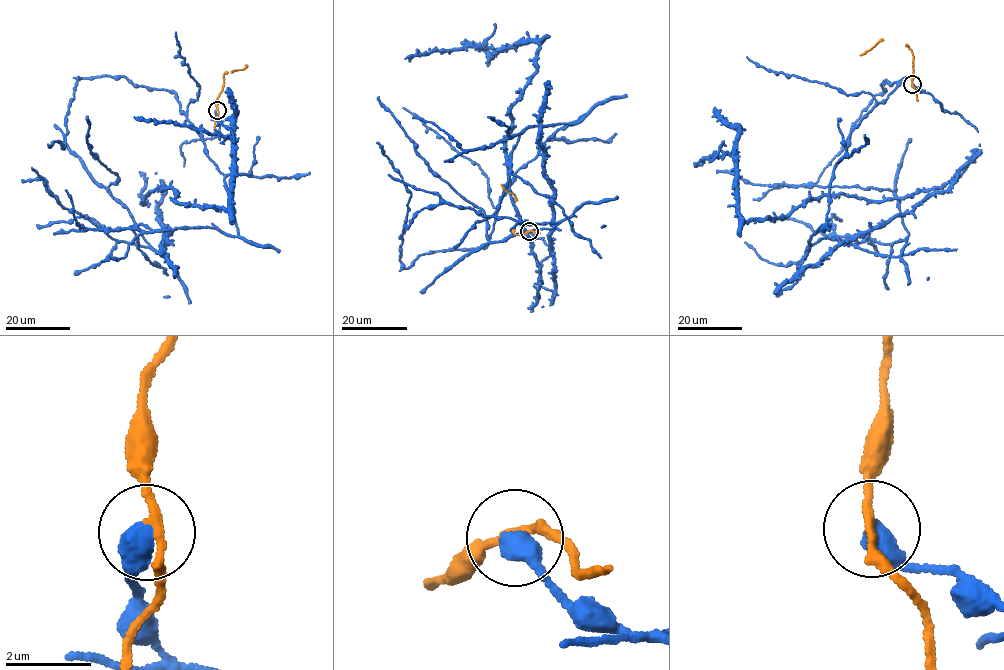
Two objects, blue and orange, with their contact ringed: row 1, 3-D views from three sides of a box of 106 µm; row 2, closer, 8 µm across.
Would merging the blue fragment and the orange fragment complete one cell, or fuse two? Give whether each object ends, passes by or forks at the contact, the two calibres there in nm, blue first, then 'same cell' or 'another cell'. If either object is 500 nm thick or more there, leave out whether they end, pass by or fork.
550/200 nm | another cell

